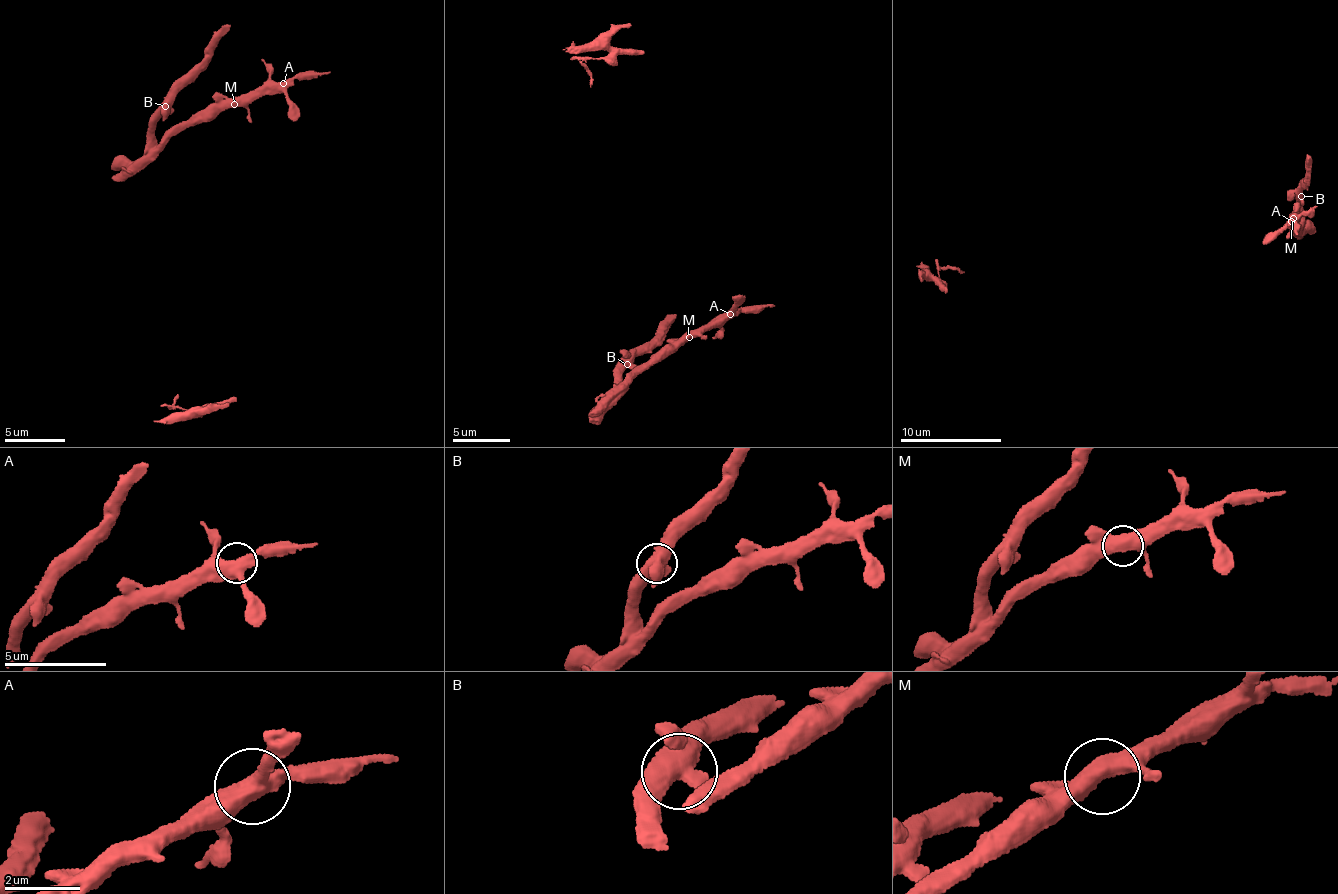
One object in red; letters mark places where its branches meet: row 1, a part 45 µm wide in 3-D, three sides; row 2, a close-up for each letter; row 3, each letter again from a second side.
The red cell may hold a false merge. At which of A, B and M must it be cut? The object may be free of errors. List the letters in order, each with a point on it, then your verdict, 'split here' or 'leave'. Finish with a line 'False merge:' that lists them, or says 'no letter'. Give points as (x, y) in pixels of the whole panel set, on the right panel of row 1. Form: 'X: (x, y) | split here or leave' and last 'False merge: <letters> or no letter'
A: (1291, 221) | split here
B: (1301, 196) | leave
M: (1293, 218) | leave
False merge: A

